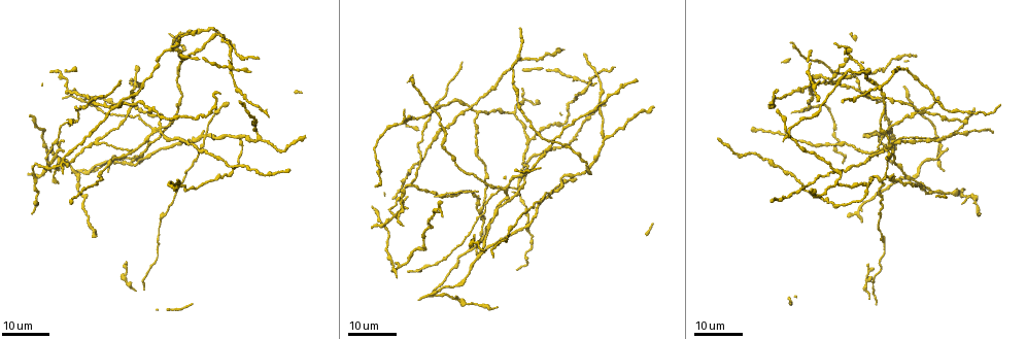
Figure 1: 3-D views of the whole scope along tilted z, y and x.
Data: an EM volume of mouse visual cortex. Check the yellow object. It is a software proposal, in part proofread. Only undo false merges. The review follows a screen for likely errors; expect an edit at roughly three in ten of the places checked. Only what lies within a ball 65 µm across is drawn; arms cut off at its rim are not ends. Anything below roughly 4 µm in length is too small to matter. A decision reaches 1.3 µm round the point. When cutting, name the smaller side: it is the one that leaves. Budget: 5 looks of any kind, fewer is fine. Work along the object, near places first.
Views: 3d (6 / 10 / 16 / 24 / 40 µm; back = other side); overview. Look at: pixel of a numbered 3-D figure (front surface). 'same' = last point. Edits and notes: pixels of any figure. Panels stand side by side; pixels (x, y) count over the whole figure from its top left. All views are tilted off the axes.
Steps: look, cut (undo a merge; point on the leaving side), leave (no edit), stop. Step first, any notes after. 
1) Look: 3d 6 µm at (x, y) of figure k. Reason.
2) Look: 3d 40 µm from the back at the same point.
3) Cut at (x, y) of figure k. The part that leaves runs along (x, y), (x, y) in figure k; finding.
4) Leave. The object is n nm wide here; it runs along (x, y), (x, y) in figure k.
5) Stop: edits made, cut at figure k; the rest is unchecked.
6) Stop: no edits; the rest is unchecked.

Look: 3d 24 µm at (96, 143) of figure 1. Four-way junction.

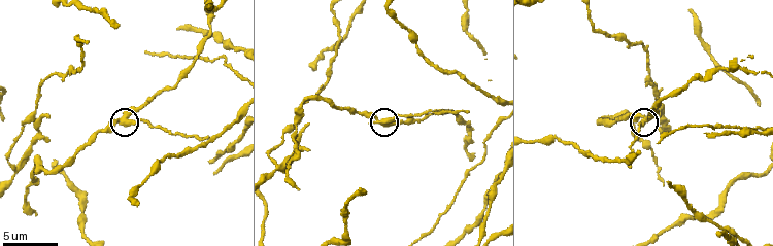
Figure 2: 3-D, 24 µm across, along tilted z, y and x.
Look: 3d 6 µm at (642, 122) of figure 2.

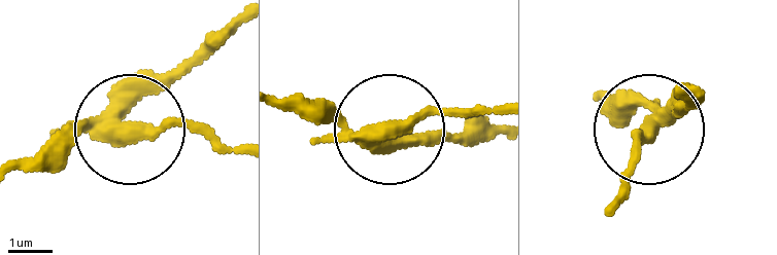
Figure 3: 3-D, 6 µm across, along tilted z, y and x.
Cut at (169, 122) of figure 3. The object is 330 nm wide here; the part that leaves runs along (108, 128), (204, 126), (238, 141) in figure 3; two neurons meet here.

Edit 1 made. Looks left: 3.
Look: 3d 16 µm at (823, 78) of figure 1. Four or more arms meet.

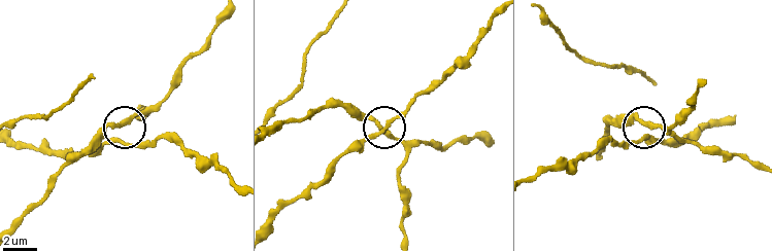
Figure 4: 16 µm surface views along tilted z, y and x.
Look: 3d 10 µm at (641, 121) of figure 4.

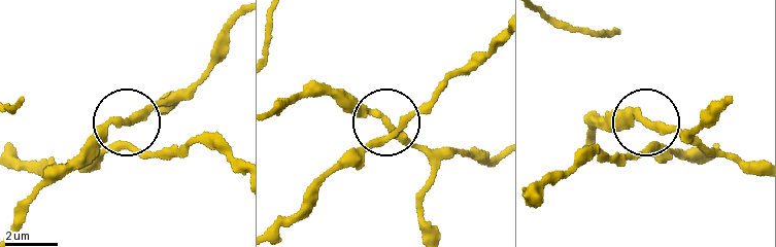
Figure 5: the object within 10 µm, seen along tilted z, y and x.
Leave. 4 arms meet here; it runs along (239, 15), (200, 77), (134, 117), (121, 148), (90, 169) in figure 5; all the same neuron.

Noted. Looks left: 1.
Look: 3d 6 µm at (26, 186) of figure 2. Two arms in line, one across.

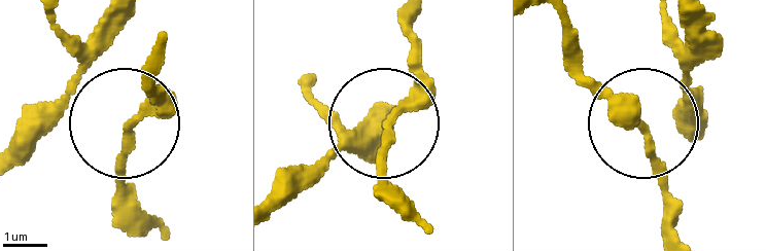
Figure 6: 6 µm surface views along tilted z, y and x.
Leave. The object is 140 nm wide here; it runs along (411, 11), (409, 90), (380, 129), (383, 200) in figure 6; one neuron here.

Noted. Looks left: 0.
Stop: edits made, cut at figure 3; the rest is unchecked.

